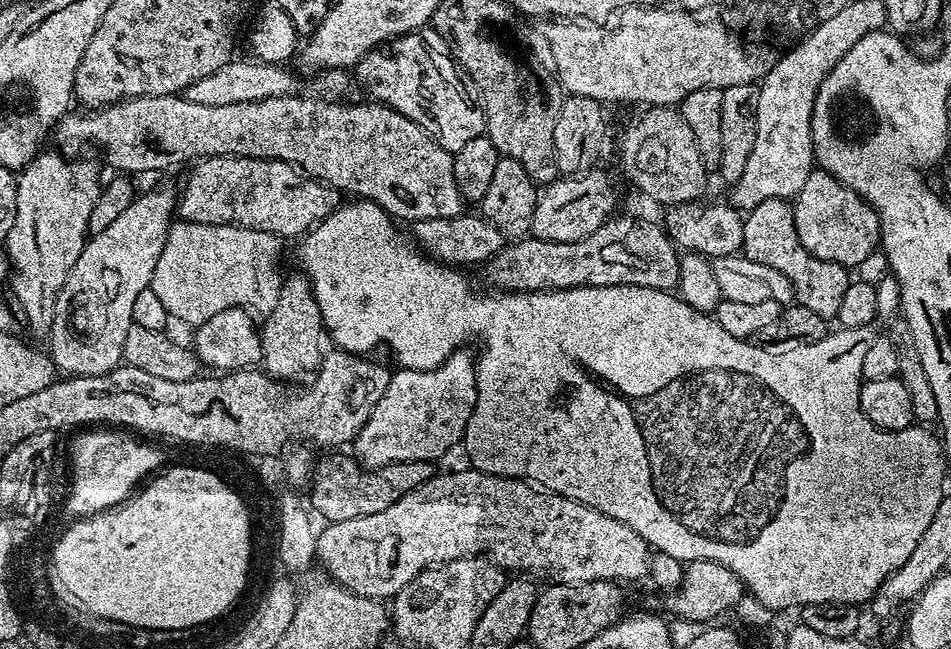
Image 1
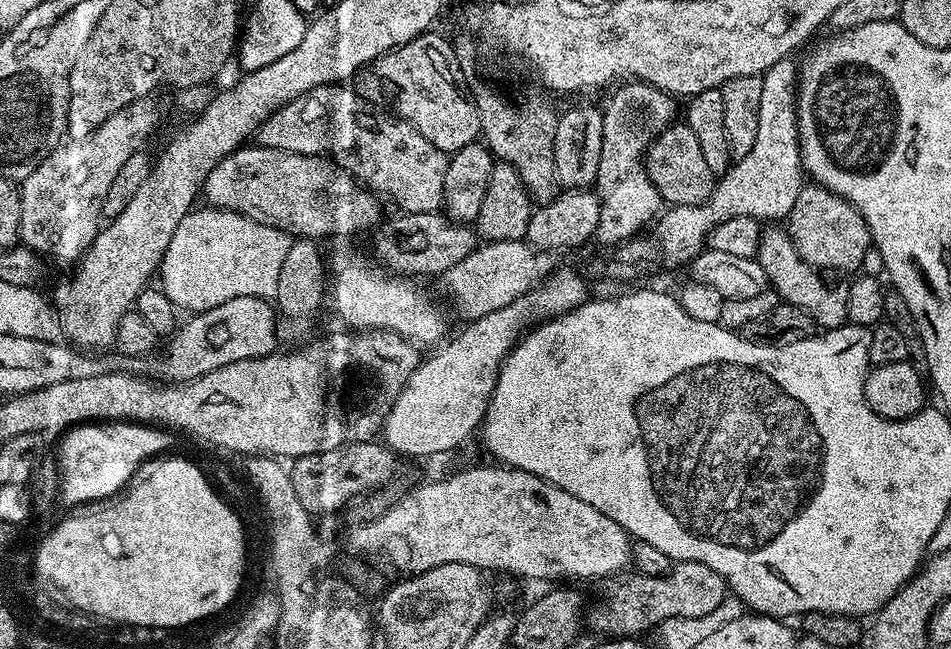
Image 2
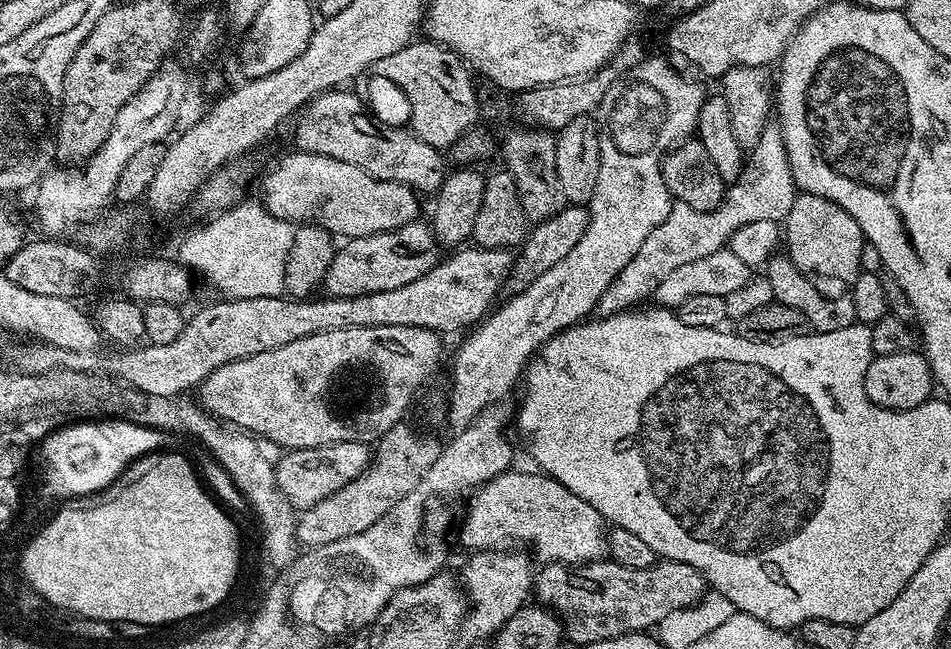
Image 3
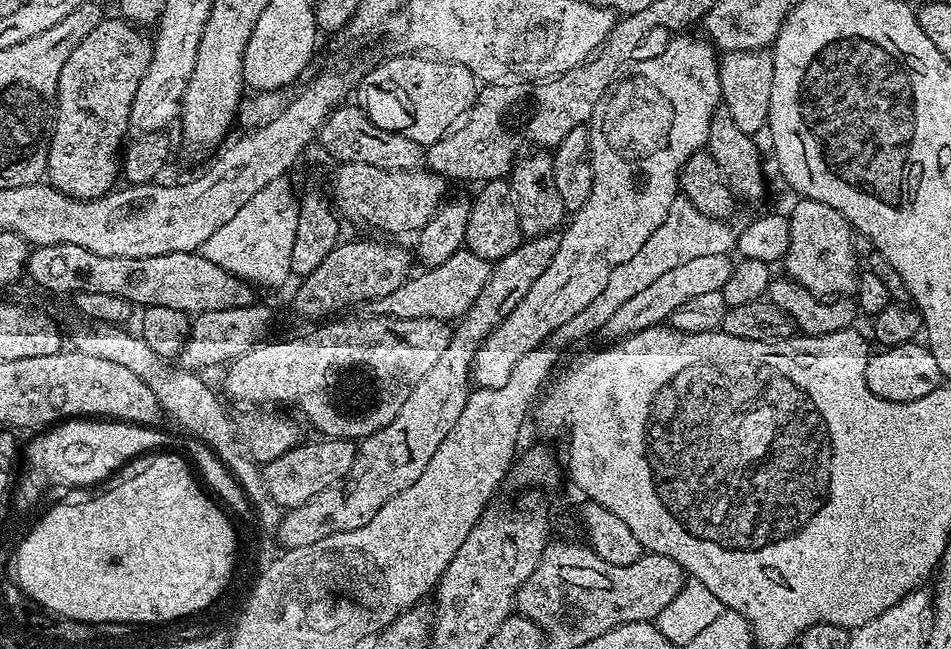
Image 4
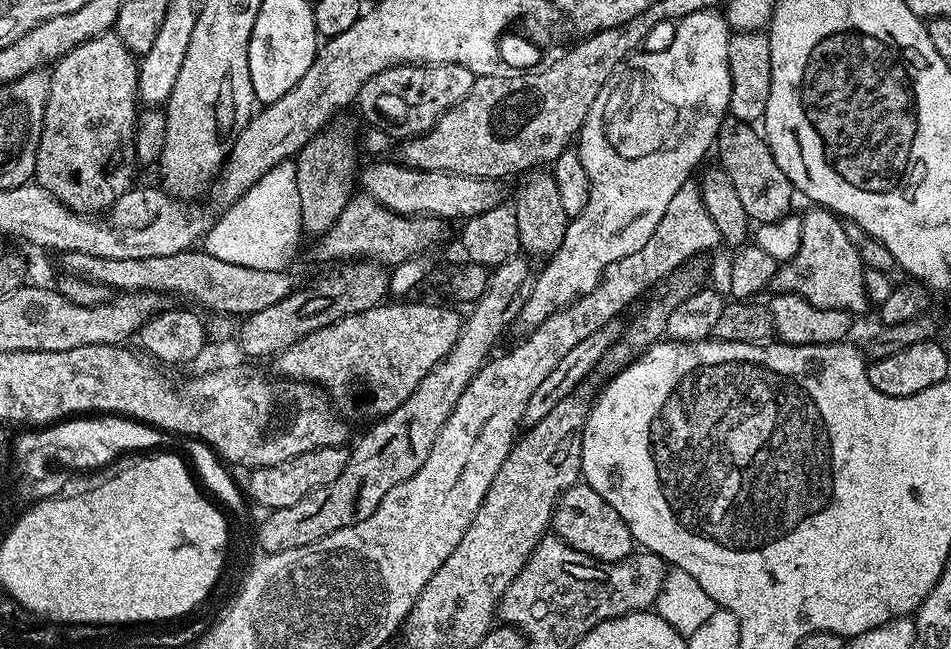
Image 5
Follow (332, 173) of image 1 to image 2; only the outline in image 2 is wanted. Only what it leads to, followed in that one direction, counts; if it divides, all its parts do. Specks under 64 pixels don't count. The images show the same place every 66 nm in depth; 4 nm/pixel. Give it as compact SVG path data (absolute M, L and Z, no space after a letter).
M323 84L282 106L261 126L259 147L330 158L336 167L346 169L369 192L375 192L385 201L393 200L401 213L441 211L446 204L444 187L449 153L422 138L420 131L399 115L391 111L375 112L348 87L352 86Z

